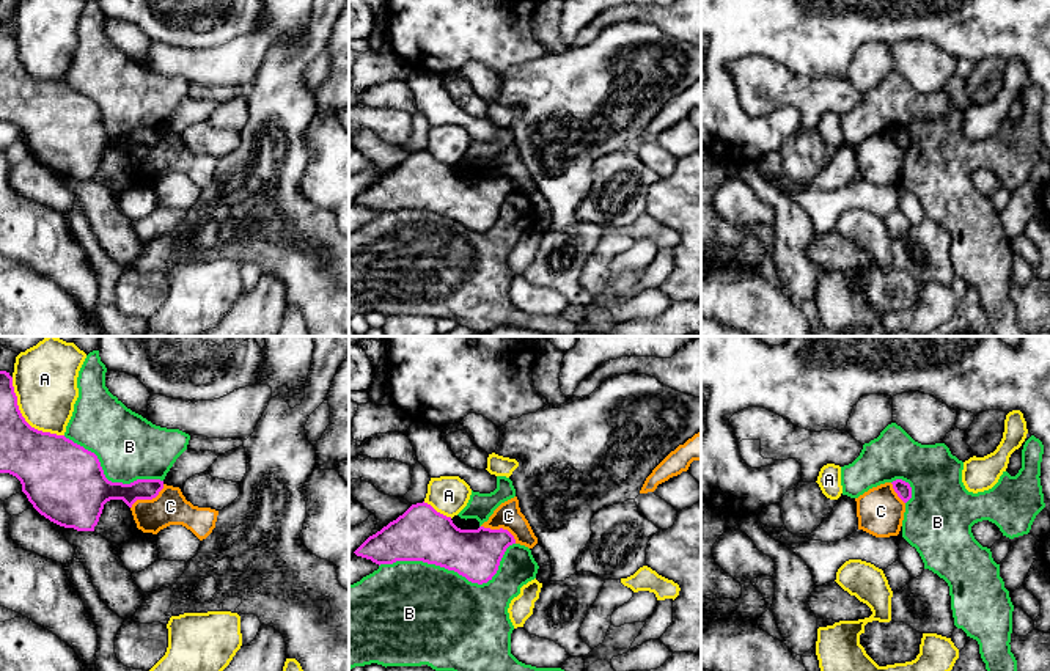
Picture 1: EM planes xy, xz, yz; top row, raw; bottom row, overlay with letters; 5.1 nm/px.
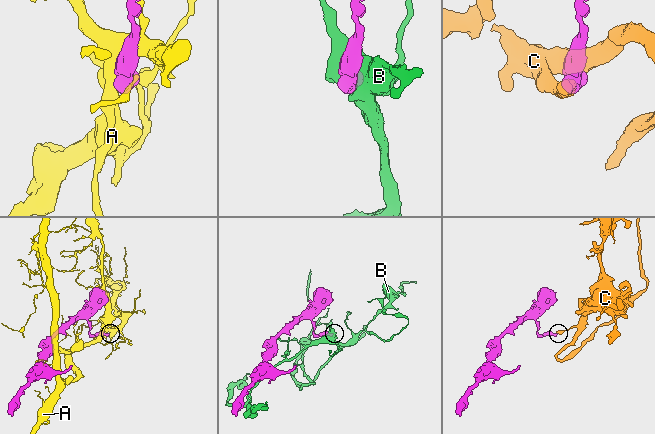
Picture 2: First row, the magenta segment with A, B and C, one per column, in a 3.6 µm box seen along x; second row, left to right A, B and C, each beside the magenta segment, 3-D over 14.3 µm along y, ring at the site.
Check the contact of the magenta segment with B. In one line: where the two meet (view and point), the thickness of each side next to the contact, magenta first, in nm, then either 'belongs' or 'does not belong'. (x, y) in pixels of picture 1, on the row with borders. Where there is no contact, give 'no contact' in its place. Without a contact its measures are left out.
xz (453, 569) | 280/480 nm | does not belong

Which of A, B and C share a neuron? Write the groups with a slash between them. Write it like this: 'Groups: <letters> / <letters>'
Groups: A / B / C

